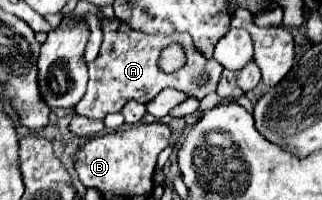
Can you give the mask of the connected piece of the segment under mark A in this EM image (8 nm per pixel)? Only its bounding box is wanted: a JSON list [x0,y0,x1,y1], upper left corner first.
[74,18,224,120]

